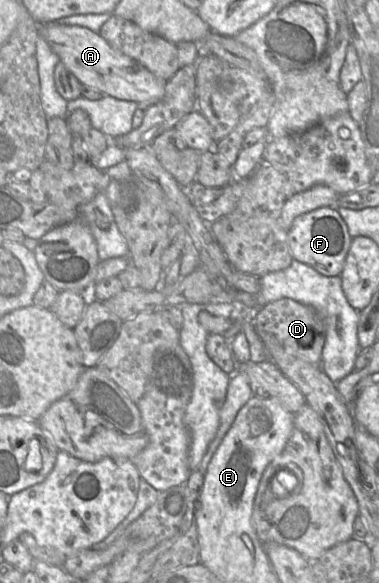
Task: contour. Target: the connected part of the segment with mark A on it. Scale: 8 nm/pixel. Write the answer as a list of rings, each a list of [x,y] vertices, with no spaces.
[[[53,22],[41,24],[41,36],[83,86],[90,86],[115,98],[135,101],[143,110],[162,100],[165,95],[167,81],[156,77],[136,60],[114,49],[99,32],[82,26]]]

